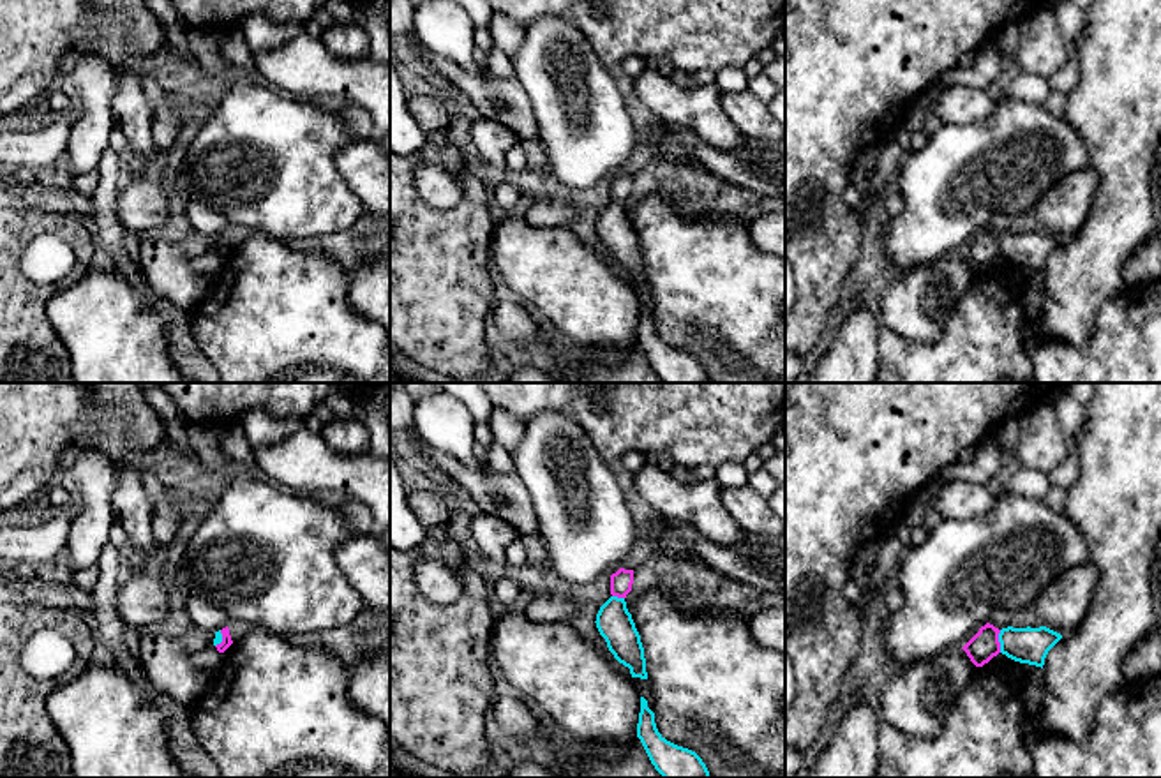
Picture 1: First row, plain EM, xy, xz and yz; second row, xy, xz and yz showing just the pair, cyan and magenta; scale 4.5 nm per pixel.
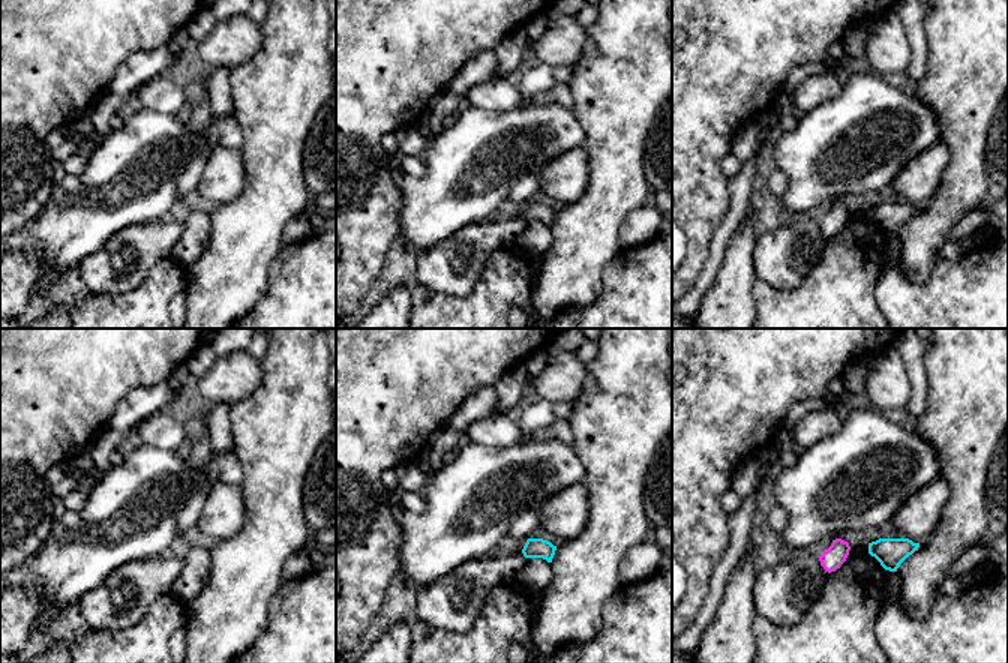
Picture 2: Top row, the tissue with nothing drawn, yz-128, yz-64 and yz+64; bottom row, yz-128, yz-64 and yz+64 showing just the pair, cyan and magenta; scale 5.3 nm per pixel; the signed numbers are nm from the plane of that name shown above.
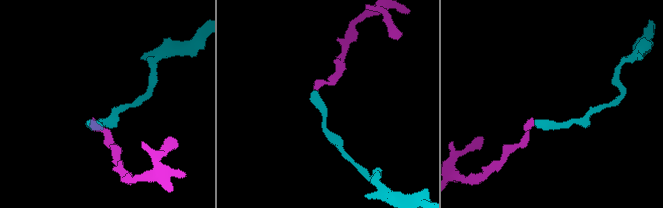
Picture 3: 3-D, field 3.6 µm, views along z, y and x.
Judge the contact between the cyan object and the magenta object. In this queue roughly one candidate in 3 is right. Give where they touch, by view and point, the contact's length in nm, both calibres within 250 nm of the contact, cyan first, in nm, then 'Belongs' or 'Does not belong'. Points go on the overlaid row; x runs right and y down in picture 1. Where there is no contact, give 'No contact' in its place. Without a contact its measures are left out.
Touches cyan at yz (999, 641). Shared border 100 nm. Thickness 160 nm (cyan) against 140 nm. Does not belong

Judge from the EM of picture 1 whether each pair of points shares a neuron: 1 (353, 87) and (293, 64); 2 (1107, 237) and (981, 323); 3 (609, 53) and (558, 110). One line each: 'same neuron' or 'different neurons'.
1: same neuron
2: different neurons
3: different neurons

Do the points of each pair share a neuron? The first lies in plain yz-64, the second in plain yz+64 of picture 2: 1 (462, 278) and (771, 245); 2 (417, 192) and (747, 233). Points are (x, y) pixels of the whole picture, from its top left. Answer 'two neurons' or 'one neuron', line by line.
1: one neuron
2: two neurons

